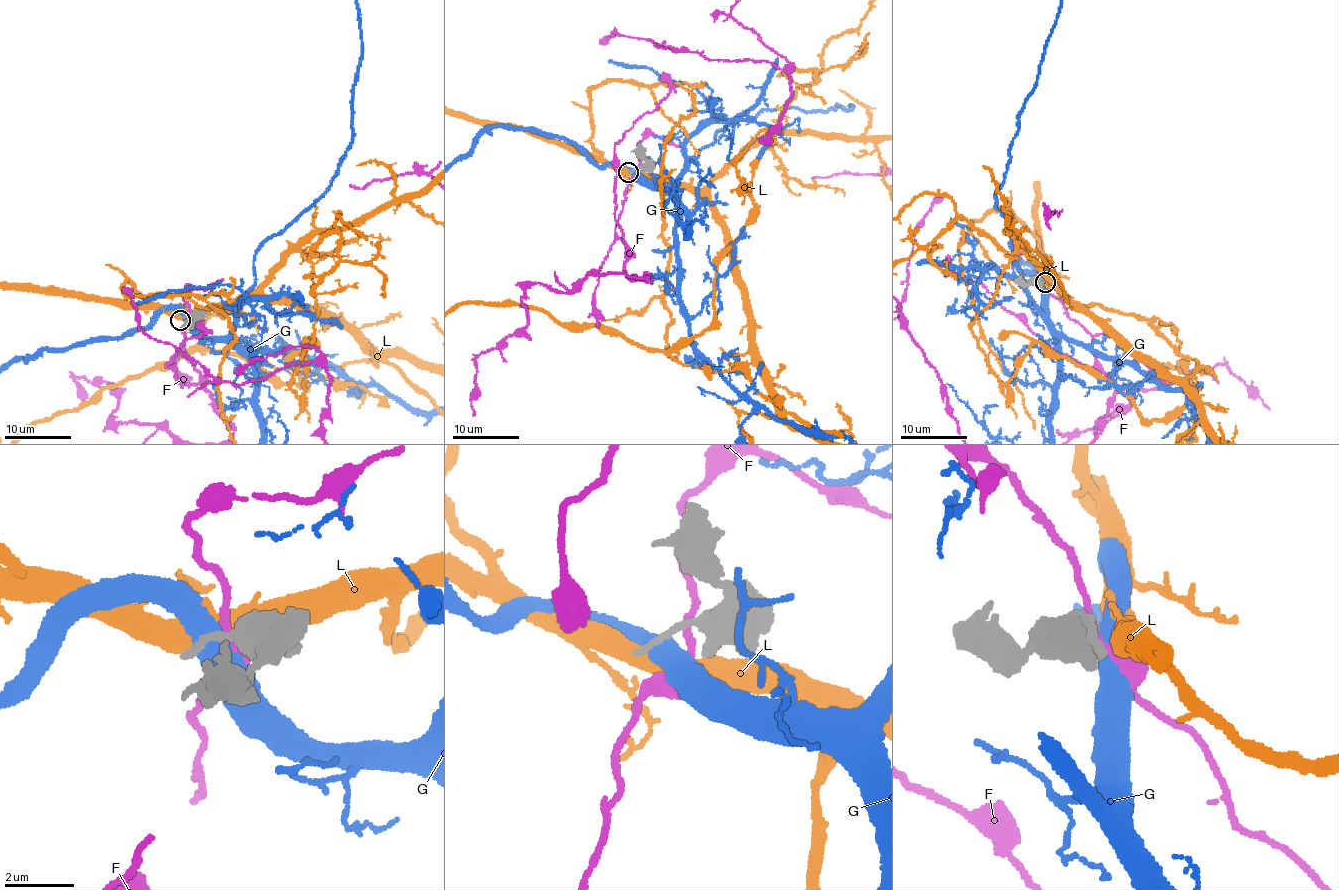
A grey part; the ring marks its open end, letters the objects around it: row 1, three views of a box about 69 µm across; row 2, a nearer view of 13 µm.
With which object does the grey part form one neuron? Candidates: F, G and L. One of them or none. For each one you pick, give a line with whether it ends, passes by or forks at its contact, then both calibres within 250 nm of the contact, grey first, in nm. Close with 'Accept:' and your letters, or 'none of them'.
Accept: none of them

